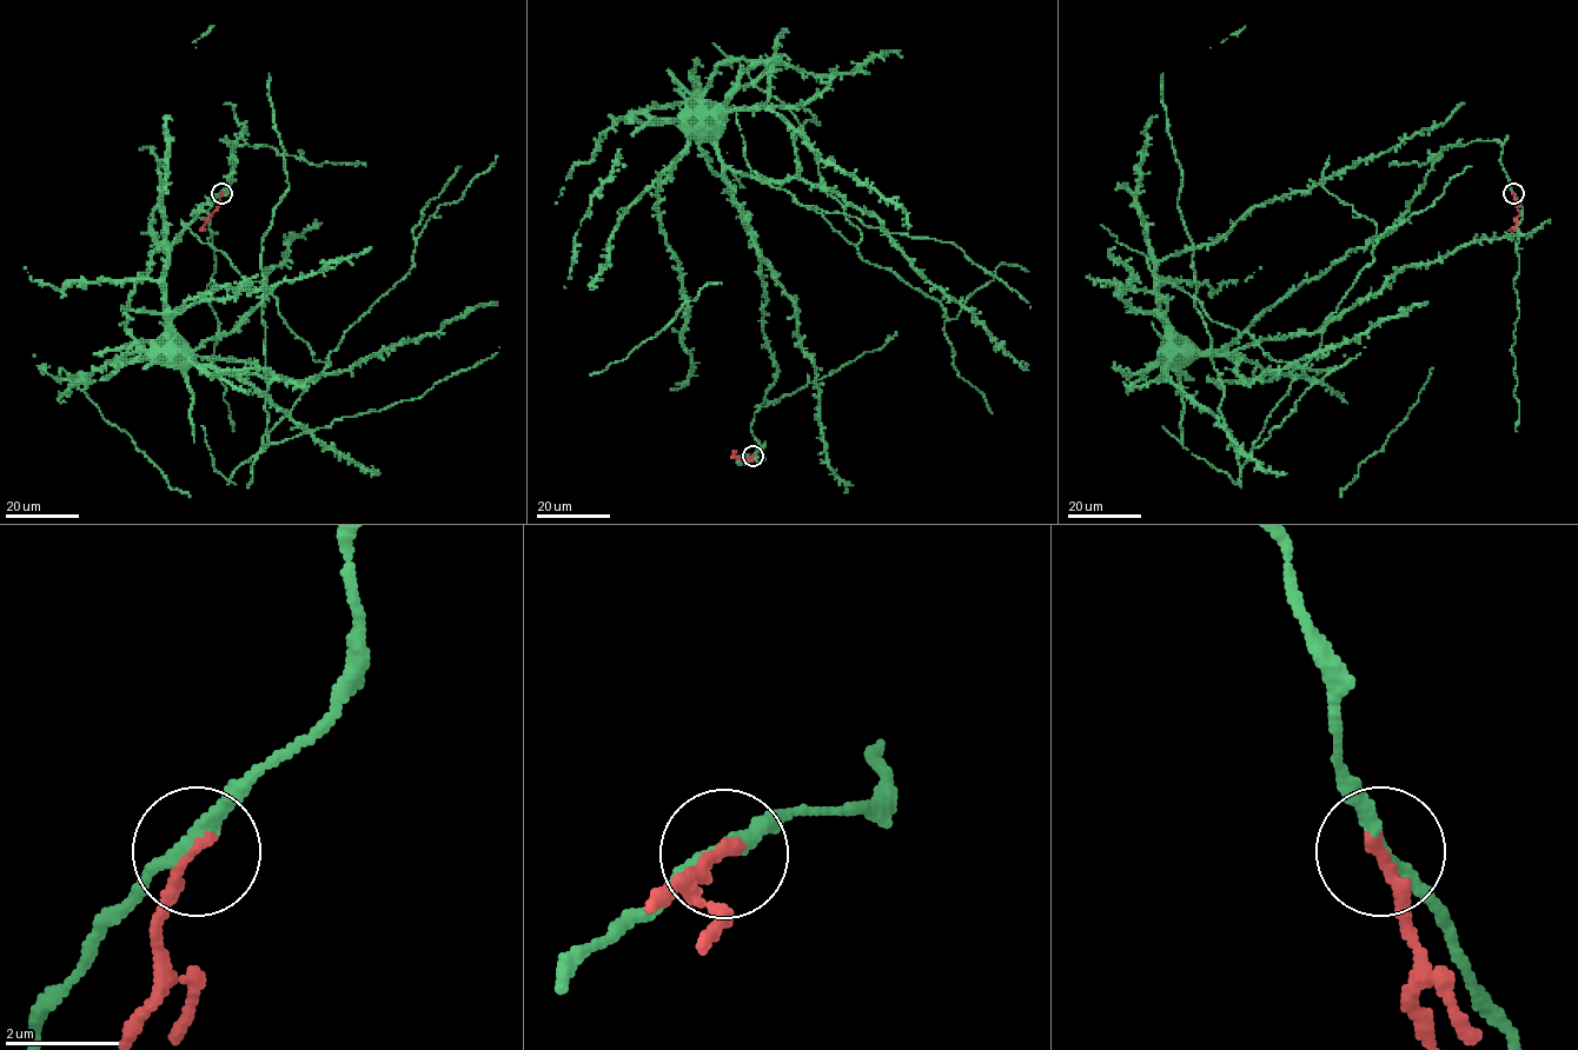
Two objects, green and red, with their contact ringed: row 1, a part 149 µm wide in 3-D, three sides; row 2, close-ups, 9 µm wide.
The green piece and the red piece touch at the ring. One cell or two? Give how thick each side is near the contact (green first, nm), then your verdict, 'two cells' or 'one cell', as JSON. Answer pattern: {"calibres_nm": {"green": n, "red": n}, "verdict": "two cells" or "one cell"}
{"calibres_nm": {"green": 240, "red": 240}, "verdict": "two cells"}

